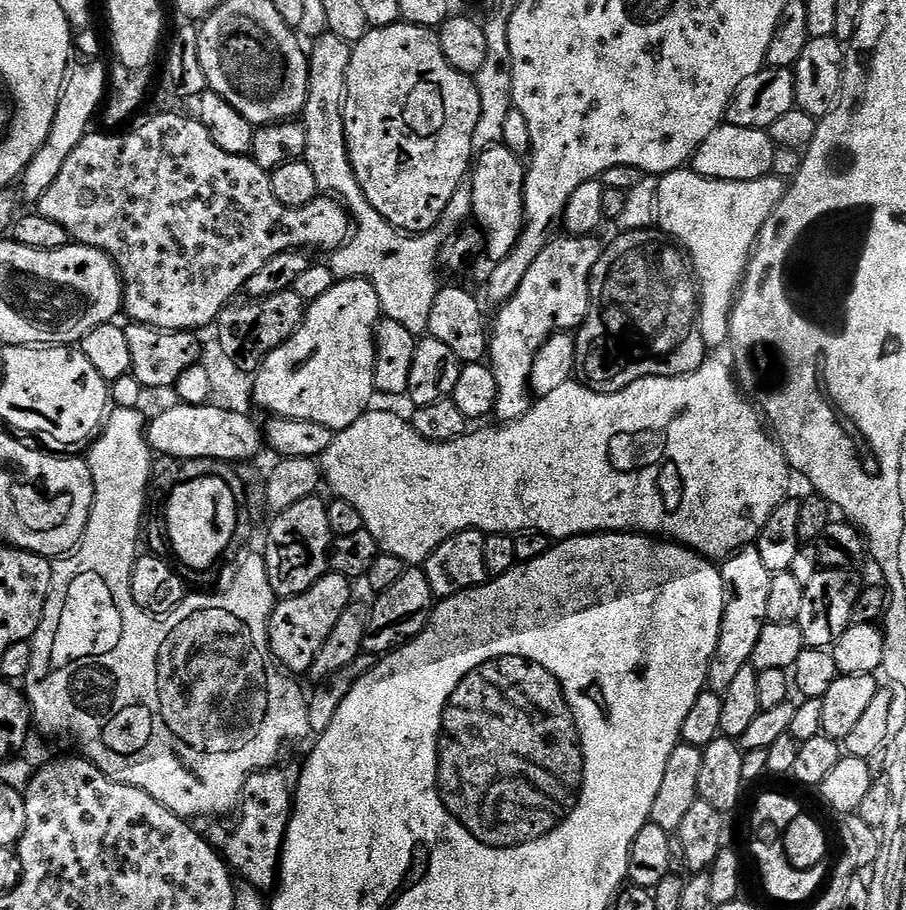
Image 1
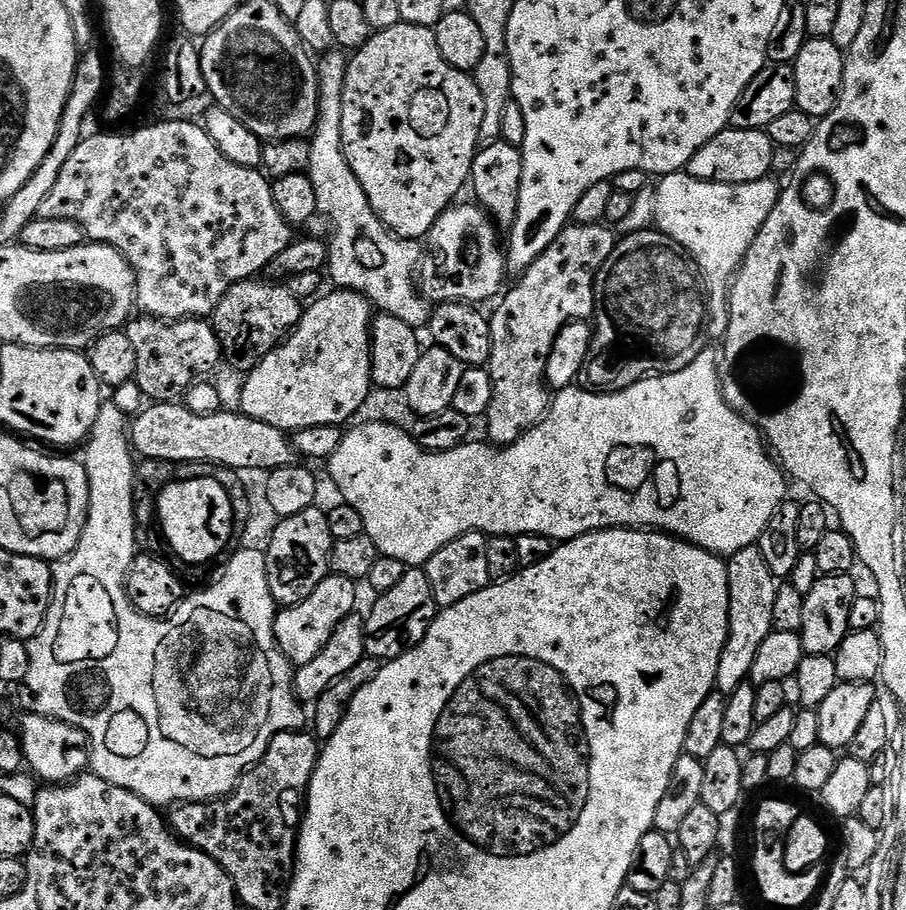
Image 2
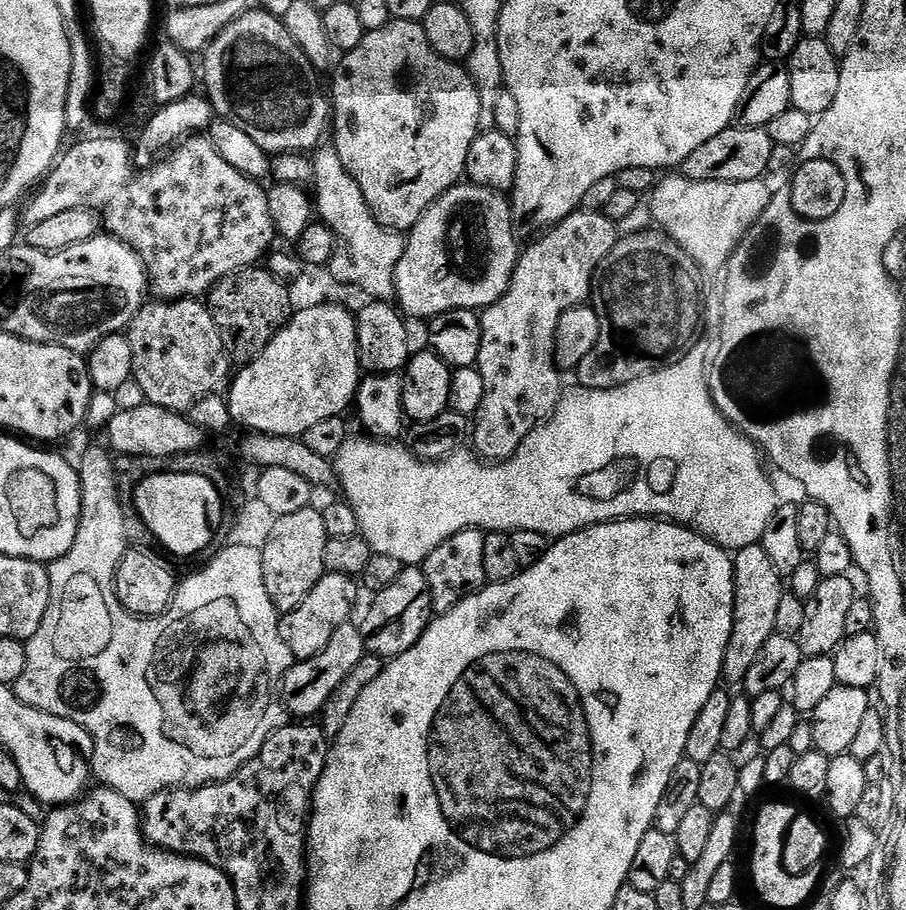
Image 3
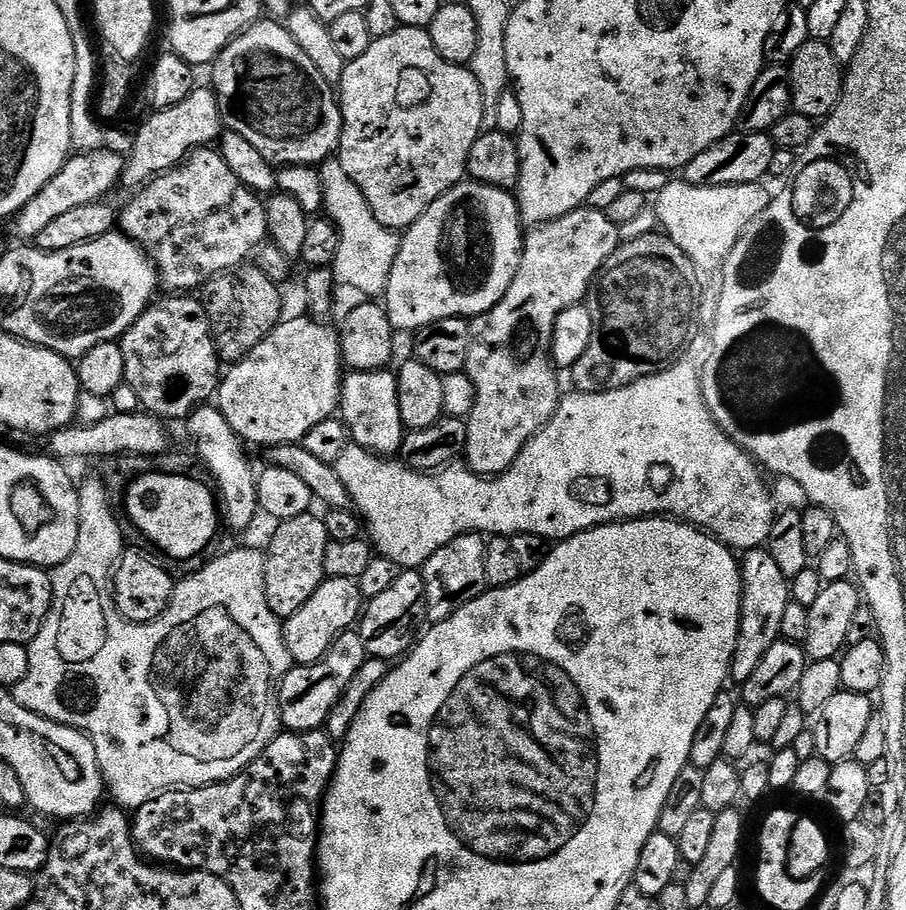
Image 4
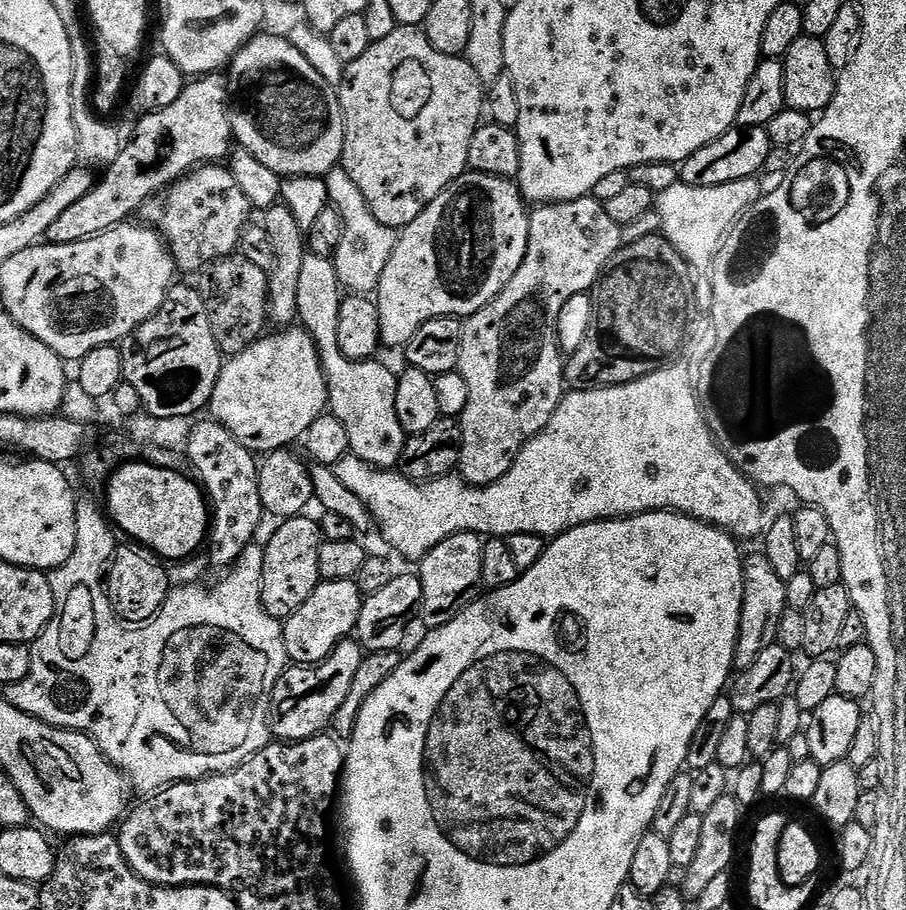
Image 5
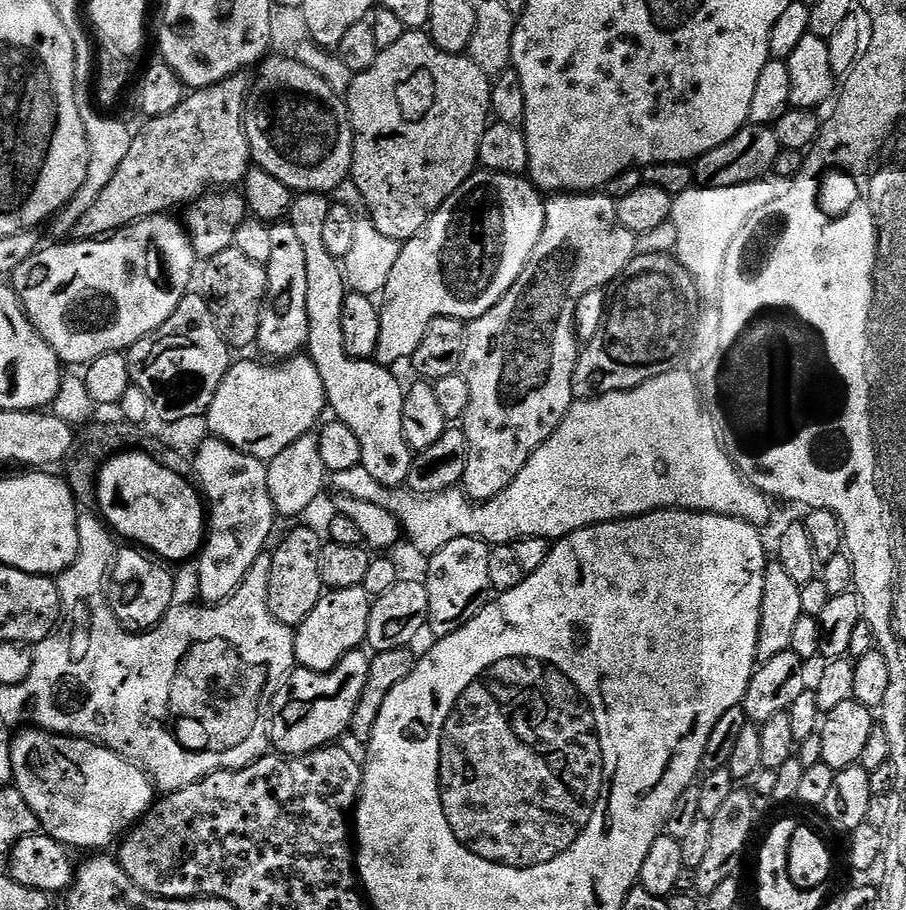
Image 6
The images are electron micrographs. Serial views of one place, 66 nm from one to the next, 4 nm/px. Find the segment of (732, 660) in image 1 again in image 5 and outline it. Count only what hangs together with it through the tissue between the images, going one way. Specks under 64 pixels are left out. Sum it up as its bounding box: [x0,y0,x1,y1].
[736,552,788,671]

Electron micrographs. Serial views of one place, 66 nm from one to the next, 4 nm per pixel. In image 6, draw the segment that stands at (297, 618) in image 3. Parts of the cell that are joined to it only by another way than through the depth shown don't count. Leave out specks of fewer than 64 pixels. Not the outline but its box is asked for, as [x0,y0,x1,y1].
[292,588,370,672]

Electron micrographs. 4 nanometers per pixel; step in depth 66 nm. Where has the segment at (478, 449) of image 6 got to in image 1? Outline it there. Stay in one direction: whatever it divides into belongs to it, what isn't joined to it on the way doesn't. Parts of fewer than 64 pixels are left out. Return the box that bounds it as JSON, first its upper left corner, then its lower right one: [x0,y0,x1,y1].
[488,234,602,421]

